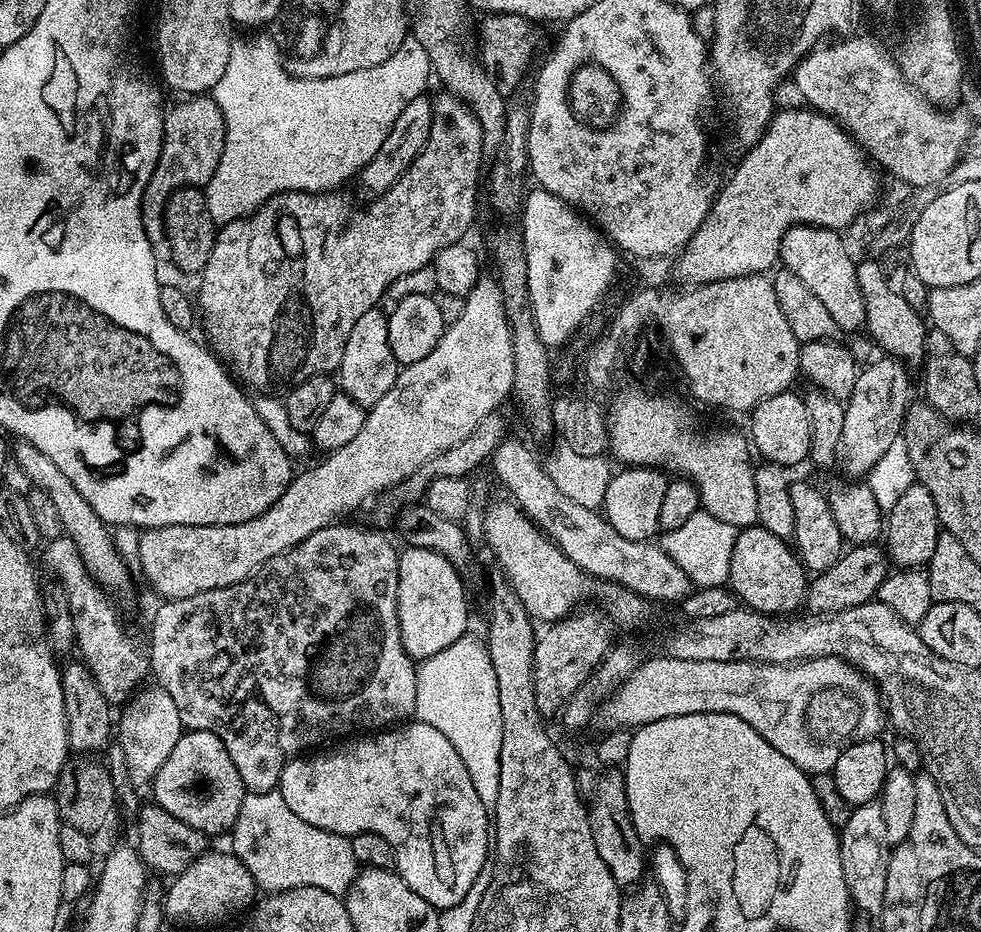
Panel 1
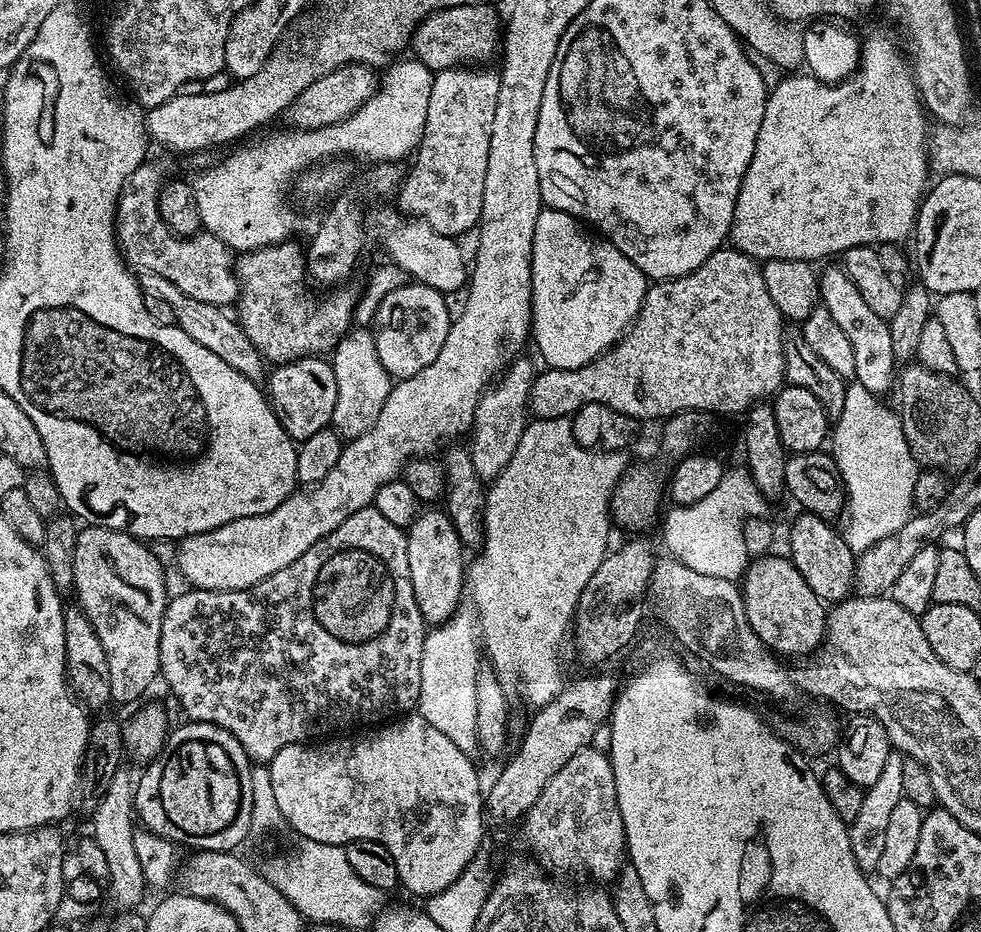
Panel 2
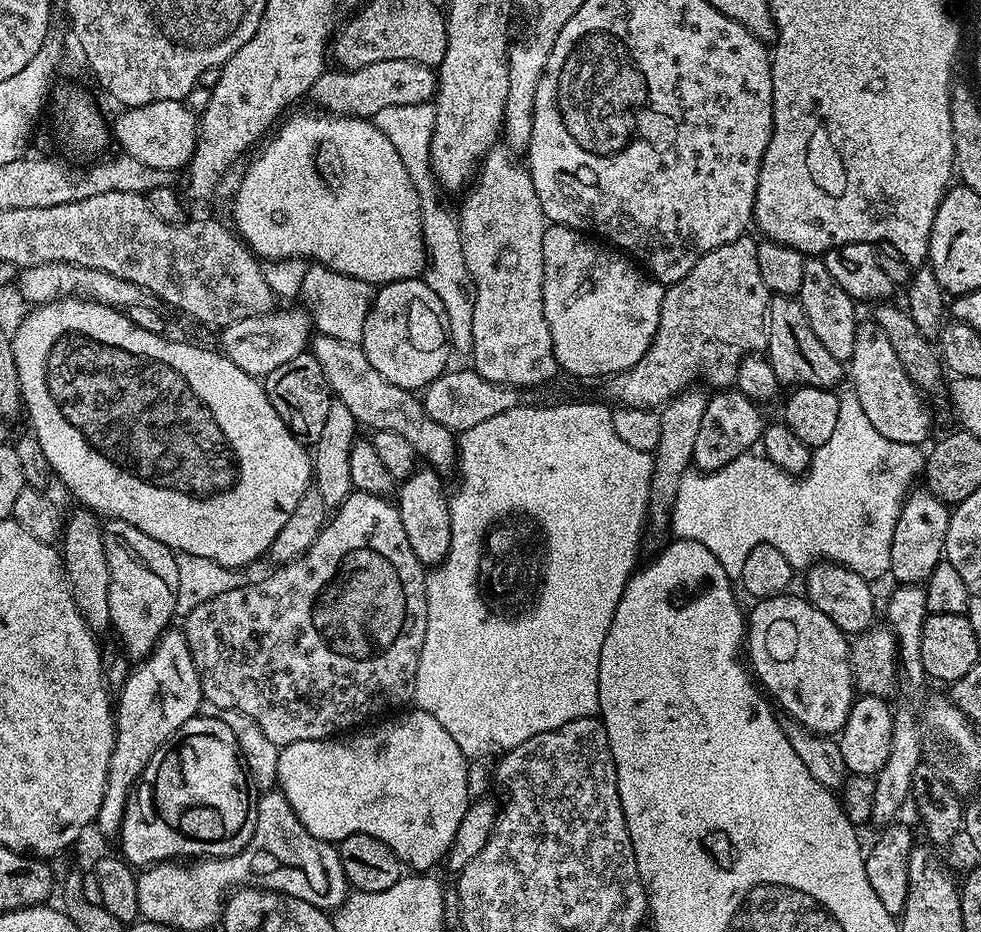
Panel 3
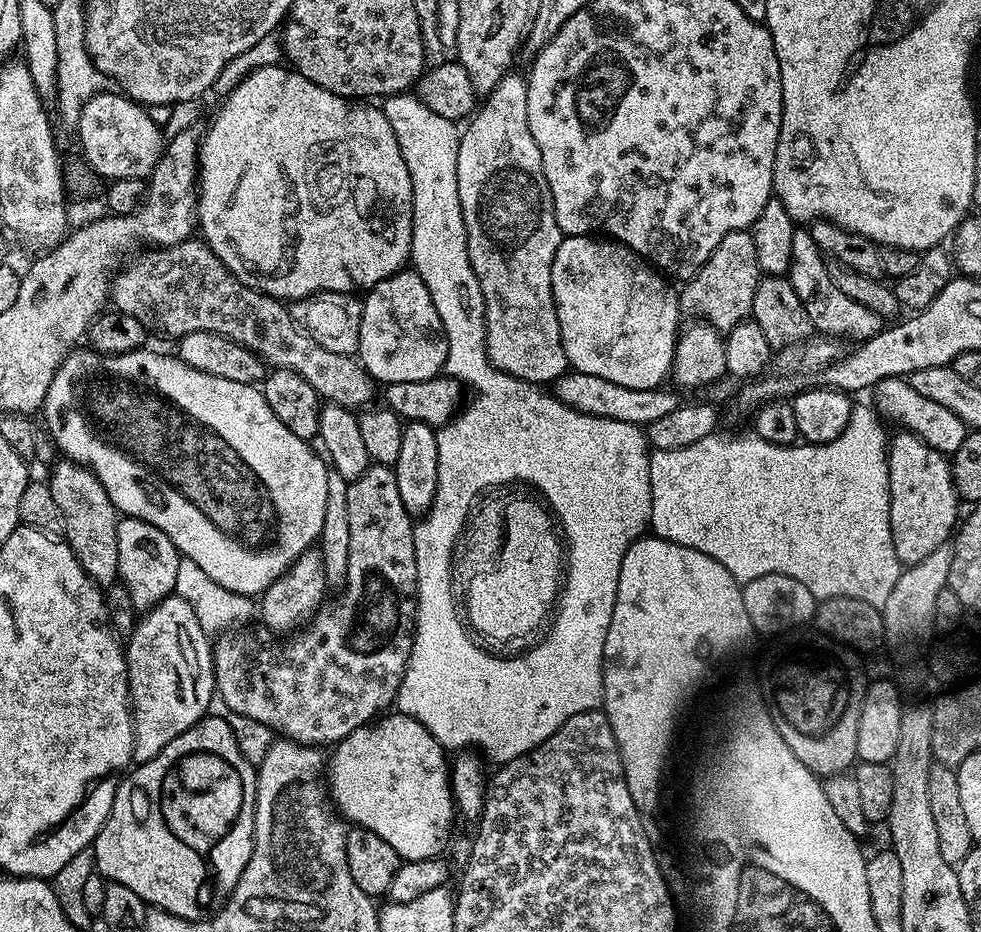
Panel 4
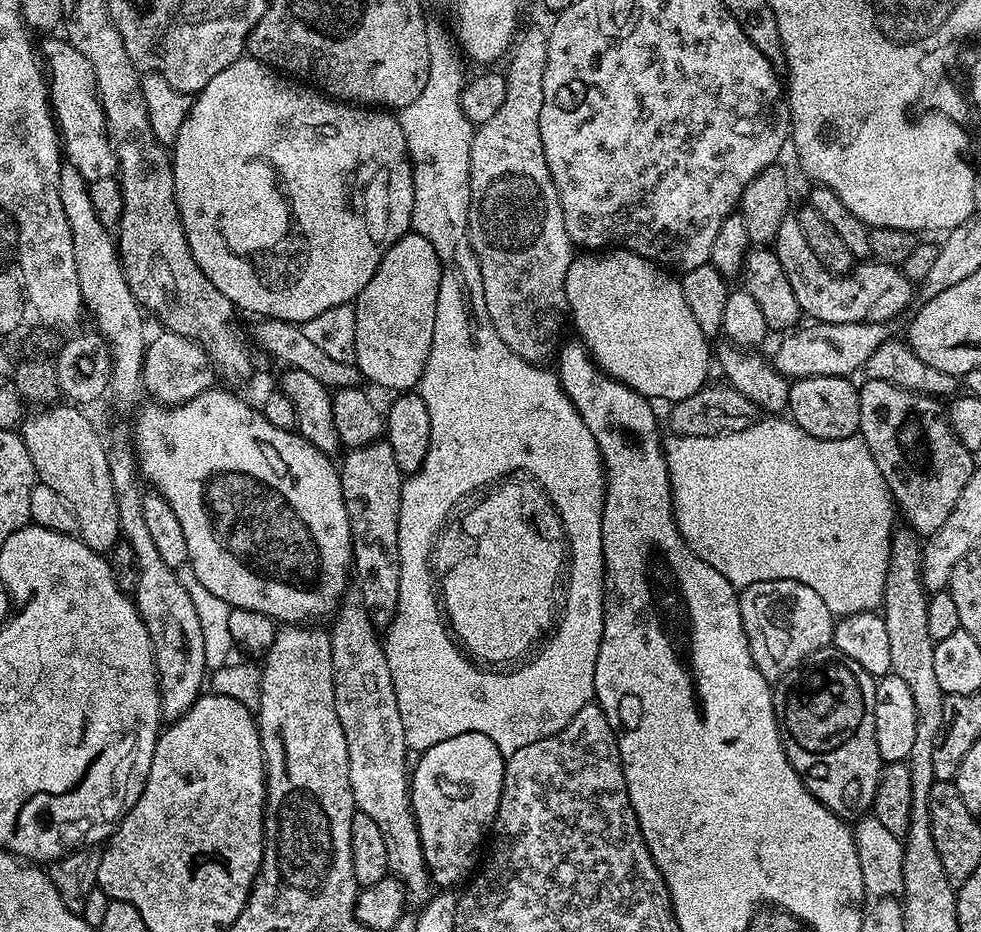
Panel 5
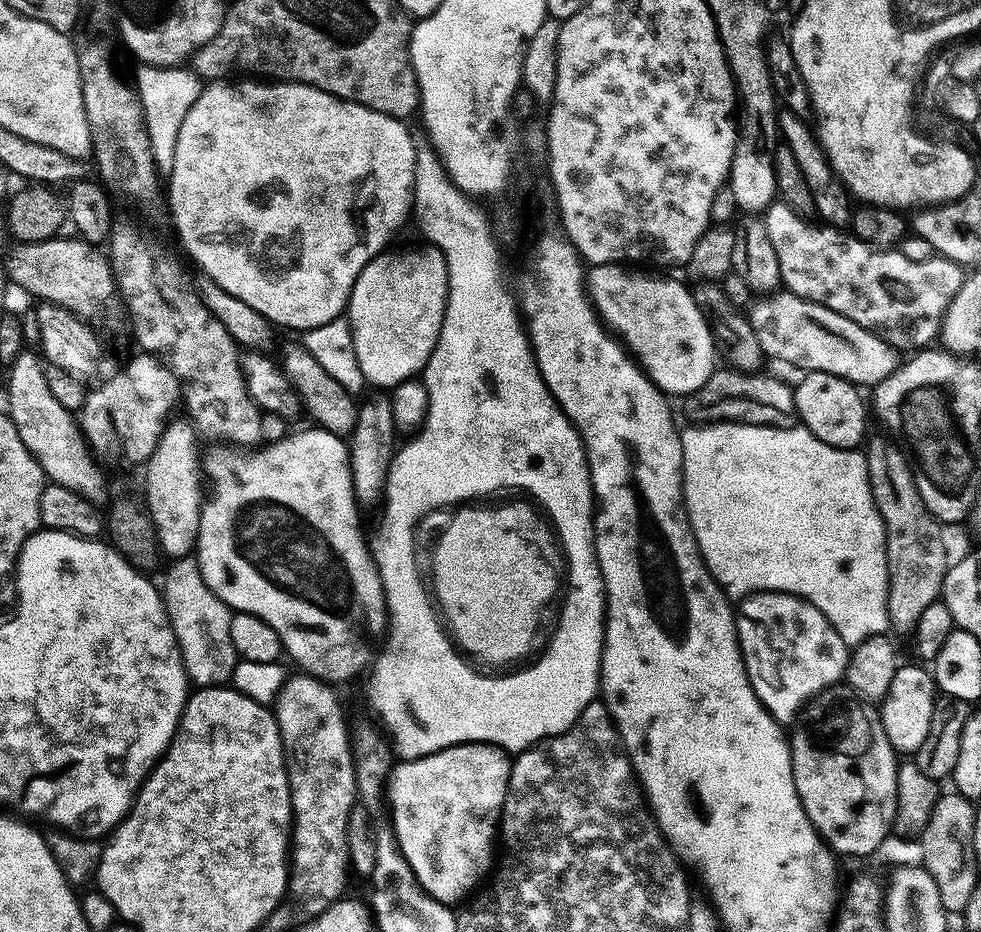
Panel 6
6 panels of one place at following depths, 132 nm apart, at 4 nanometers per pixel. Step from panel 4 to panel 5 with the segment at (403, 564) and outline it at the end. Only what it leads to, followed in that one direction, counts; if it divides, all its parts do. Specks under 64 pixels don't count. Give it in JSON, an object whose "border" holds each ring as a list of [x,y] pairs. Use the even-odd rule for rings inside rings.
{"border":[[[381,438],[347,453],[344,464],[339,465],[342,498],[350,518],[352,535],[352,563],[354,580],[360,583],[358,595],[377,625],[387,626],[396,616],[398,606],[398,514],[400,513],[400,488],[406,479],[398,470],[398,461],[387,439]]]}

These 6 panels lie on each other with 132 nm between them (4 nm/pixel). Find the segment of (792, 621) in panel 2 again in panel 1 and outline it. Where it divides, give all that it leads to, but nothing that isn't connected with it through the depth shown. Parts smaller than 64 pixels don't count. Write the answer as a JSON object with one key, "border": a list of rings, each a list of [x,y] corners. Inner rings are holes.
{"border":[[[759,526],[737,531],[734,550],[730,554],[728,575],[728,584],[737,601],[743,602],[753,612],[784,618],[795,613],[792,611],[799,604],[805,603],[809,583],[809,573],[801,564],[799,555],[790,547],[789,541]]]}

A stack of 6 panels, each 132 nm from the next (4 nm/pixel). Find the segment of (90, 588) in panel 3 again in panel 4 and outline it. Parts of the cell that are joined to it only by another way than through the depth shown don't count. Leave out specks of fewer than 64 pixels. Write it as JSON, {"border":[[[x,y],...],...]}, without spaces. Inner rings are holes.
{"border":[[[60,458],[52,468],[52,473],[46,476],[50,486],[50,494],[54,494],[54,502],[62,514],[64,531],[62,539],[70,546],[74,558],[86,570],[88,577],[101,589],[106,590],[111,584],[117,583],[118,570],[118,515],[114,502],[110,502],[110,494],[98,482],[91,468],[76,464],[73,460]]]}

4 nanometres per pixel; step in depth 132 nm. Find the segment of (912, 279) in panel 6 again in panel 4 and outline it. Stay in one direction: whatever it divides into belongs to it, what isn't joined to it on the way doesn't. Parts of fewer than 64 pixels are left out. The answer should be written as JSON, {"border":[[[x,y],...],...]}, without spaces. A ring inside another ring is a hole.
{"border":[[[797,227],[794,242],[790,245],[790,258],[792,261],[786,278],[790,286],[794,286],[794,294],[798,294],[798,299],[801,300],[802,307],[817,333],[837,338],[849,336],[850,339],[856,340],[852,342],[863,342],[880,331],[882,317],[877,312],[862,306],[862,302],[854,302],[854,298],[846,298],[846,294],[842,294],[842,290],[838,290],[834,282],[830,282],[825,257],[807,227]]]}

